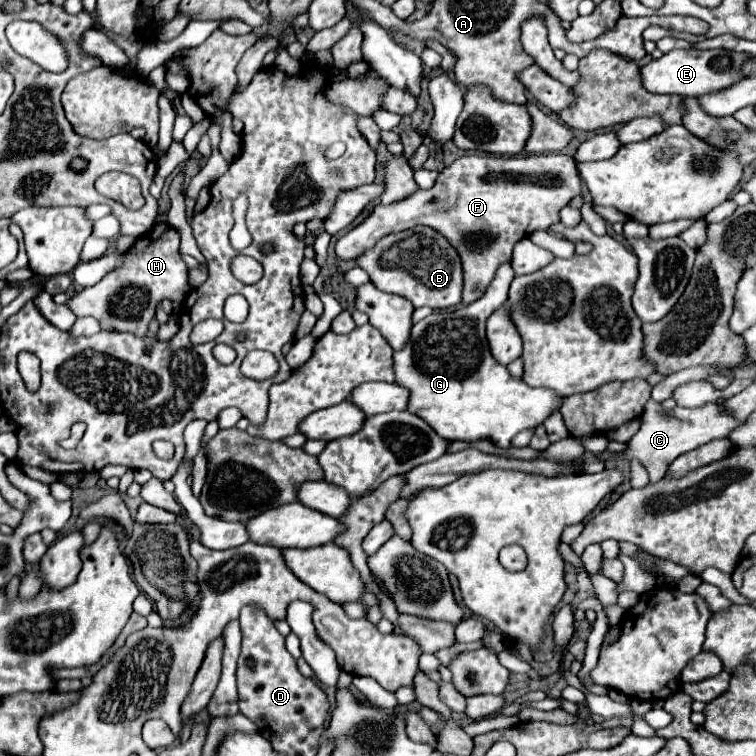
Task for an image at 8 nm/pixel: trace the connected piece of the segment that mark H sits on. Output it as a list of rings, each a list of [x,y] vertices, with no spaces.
[[[155,223],[141,237],[141,241],[143,242],[137,242],[137,255],[131,255],[131,249],[129,249],[121,267],[109,271],[97,285],[85,287],[67,303],[77,317],[91,315],[101,323],[101,329],[145,335],[149,321],[155,317],[155,307],[159,305],[159,301],[163,301],[163,299],[185,299],[185,295],[189,293],[191,287],[187,283],[187,265],[179,257],[179,233],[165,223]]]

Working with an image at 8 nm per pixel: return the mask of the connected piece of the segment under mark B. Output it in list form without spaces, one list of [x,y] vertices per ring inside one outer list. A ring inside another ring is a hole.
[[[413,227],[401,233],[387,235],[377,241],[373,249],[367,249],[363,255],[351,261],[337,259],[337,269],[341,273],[361,267],[371,283],[379,287],[381,291],[401,295],[409,299],[415,307],[431,307],[431,309],[445,309],[461,303],[461,287],[463,287],[463,275],[461,275],[461,261],[455,249],[447,243],[445,237],[437,235],[431,227]]]

